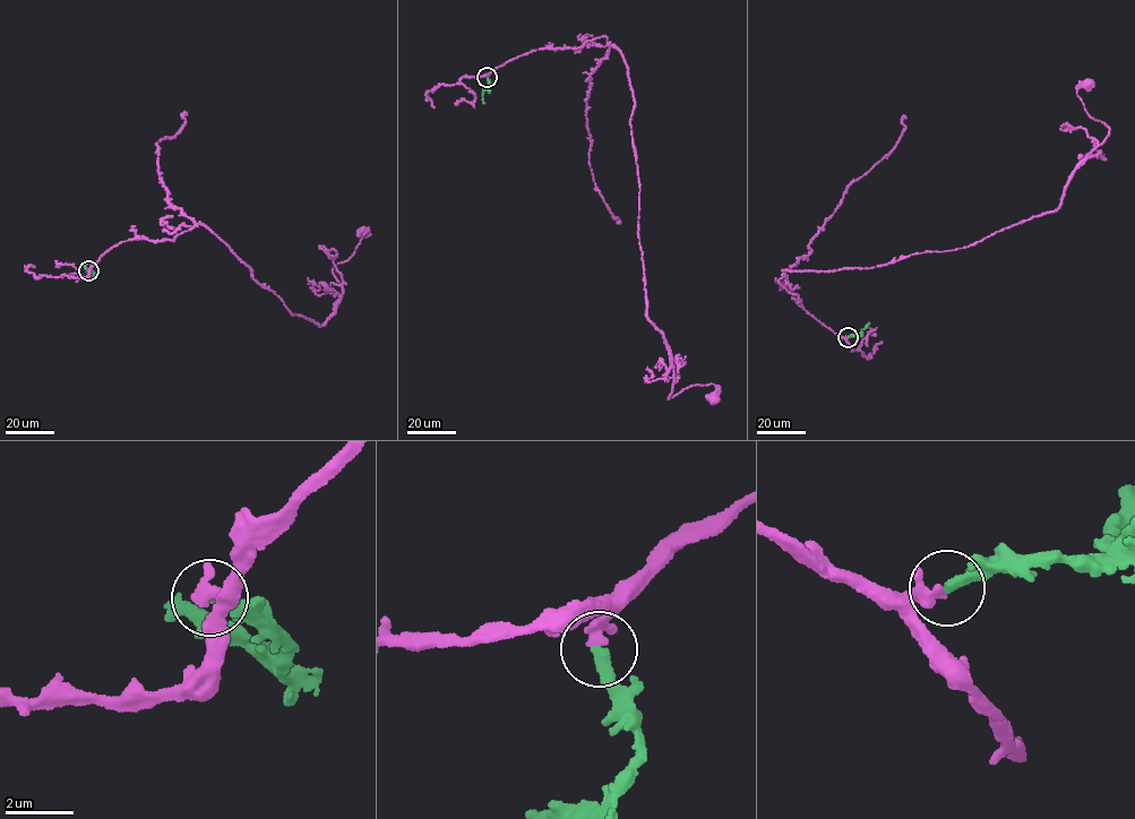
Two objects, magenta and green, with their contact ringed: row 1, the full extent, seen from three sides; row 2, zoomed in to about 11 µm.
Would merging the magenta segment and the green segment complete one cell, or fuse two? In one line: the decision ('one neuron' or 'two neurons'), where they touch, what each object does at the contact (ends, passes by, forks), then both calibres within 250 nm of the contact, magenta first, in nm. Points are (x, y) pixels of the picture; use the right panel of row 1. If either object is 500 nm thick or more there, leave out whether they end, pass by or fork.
one neuron; place (848, 337); magenta passes by; green ends; calibres 260 and 320 nm

